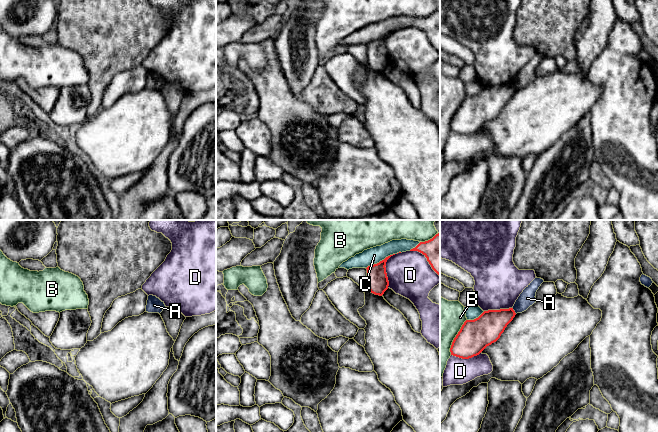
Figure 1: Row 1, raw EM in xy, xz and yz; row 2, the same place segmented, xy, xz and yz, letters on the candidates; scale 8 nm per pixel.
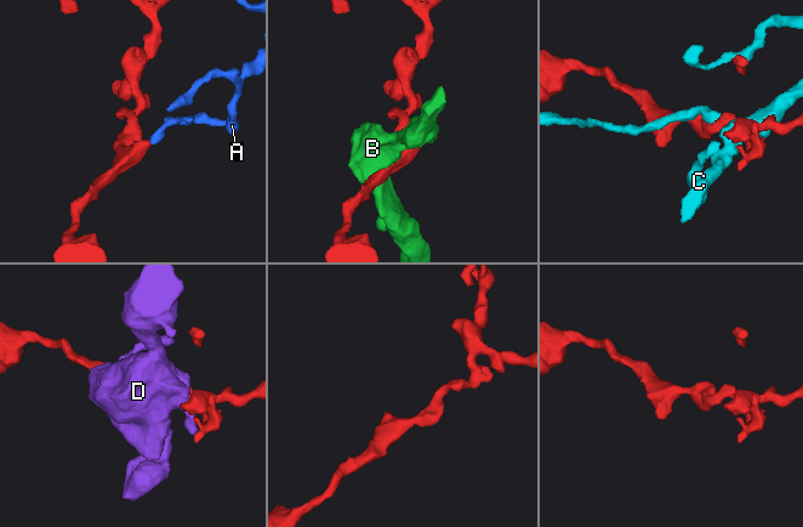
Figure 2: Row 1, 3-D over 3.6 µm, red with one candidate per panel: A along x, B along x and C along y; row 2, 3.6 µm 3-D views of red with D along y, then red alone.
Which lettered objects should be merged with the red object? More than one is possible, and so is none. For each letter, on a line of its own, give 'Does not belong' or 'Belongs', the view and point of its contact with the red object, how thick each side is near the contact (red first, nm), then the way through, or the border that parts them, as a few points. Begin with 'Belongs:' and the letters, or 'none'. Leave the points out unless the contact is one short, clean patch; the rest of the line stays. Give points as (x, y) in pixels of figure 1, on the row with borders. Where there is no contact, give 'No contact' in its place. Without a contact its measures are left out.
Belongs: none
A: Does not belong. Touches red at yz (514, 311). Thickness 240 nm (red) against 130 nm. Boundary: yz (512, 308), (516, 313)
B: Does not belong. Touches red at yz (455, 337). Thickness 260 nm (red) against 340 nm
C: Does not belong. Touches red at xz (380, 261). Thickness 170 nm (red) against 130 nm
D: Does not belong. Touches red at xz (385, 270). Thickness 170 nm (red) against 360 nm

